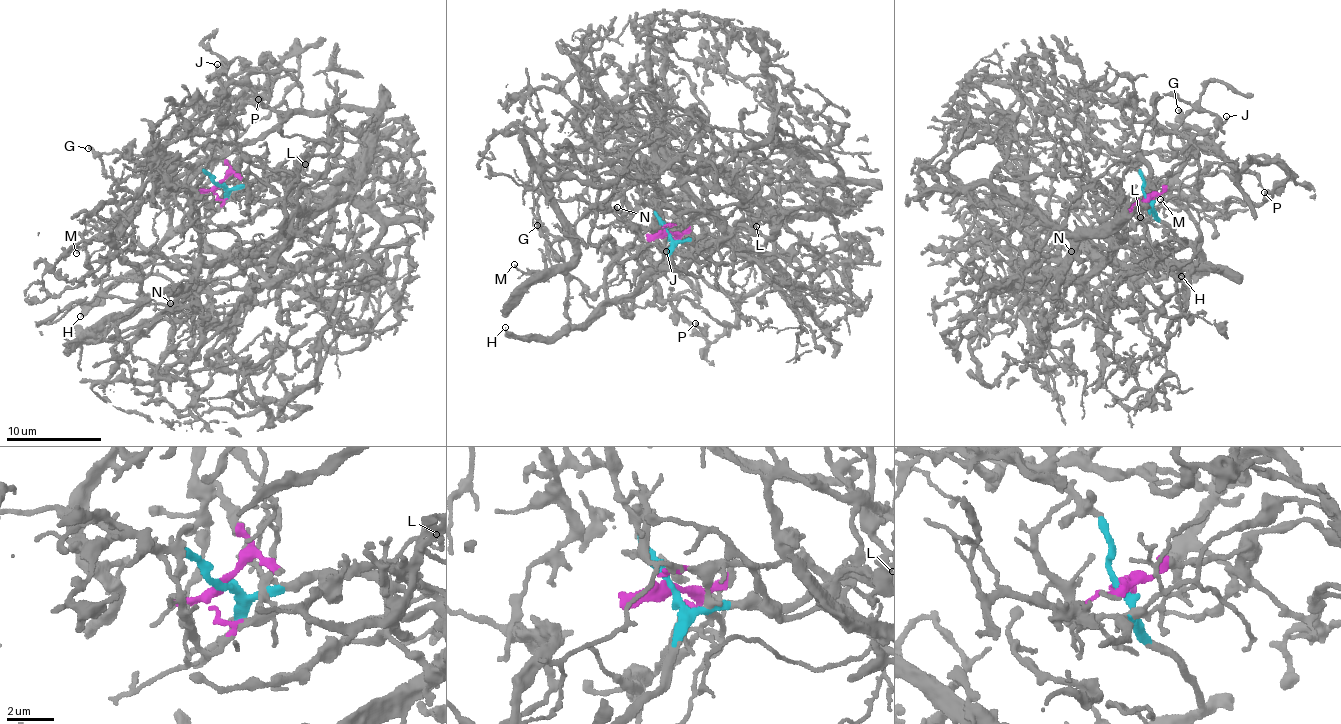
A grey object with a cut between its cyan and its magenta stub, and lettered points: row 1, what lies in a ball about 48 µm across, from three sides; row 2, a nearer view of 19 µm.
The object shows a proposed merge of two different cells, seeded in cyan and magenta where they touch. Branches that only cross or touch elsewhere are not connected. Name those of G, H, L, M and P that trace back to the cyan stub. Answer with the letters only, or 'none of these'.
G, H, M

